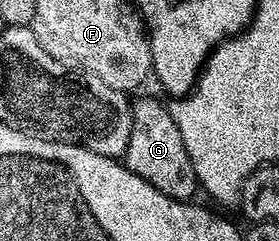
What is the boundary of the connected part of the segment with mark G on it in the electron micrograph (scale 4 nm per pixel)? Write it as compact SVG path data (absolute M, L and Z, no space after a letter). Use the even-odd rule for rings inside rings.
M141 97L132 102L132 107L131 139L123 164L139 175L139 179L147 179L151 187L163 191L163 195L176 201L189 201L192 193L199 189L197 176L191 167L191 155L187 155L187 147L183 147L183 135L179 135L179 127L175 119L171 119L168 104L153 97Z

